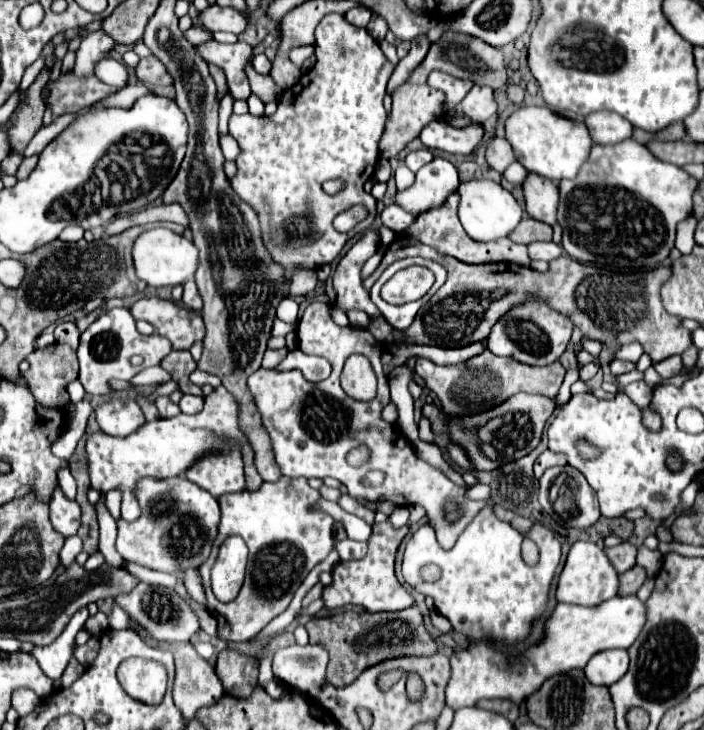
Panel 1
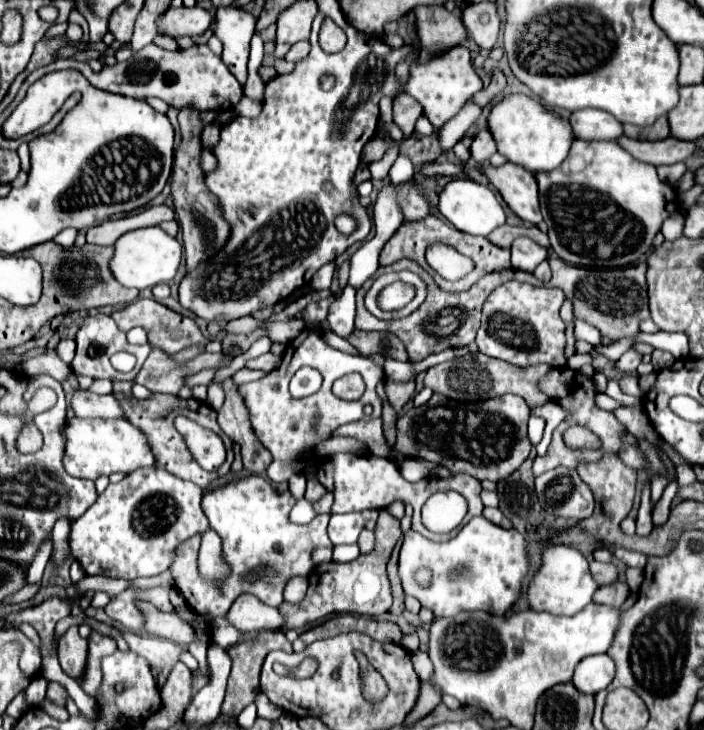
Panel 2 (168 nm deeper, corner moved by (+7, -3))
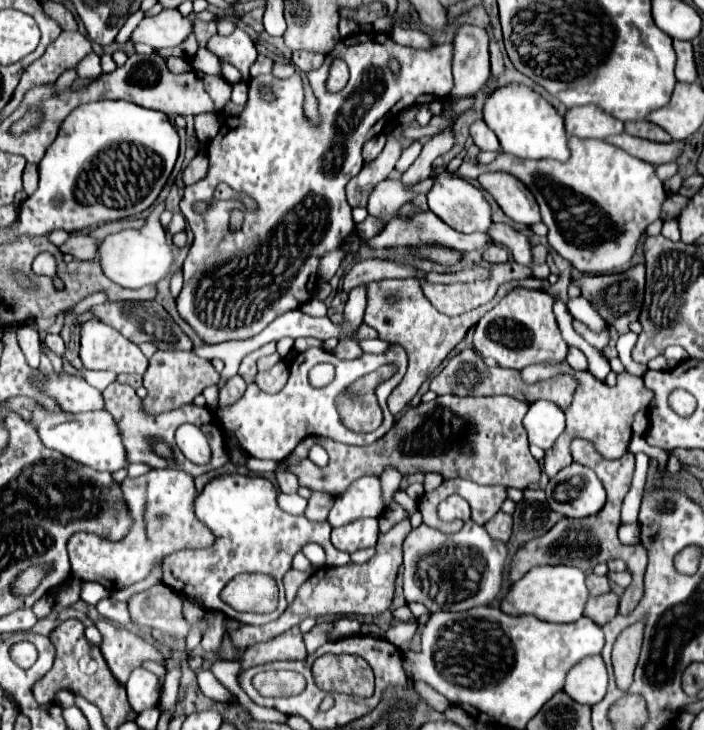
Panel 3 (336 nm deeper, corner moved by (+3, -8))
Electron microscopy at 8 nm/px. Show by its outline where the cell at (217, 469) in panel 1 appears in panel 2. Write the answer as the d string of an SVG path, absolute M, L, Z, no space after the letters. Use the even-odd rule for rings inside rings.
M156 393L156 395L154 395L152 399L148 399L148 401L128 399L128 397L122 397L122 395L116 395L116 397L120 399L120 403L124 403L124 413L126 413L126 417L130 419L130 423L136 425L136 427L140 427L140 429L148 435L148 441L152 443L152 451L156 451L156 461L158 461L158 465L160 465L162 469L170 471L172 475L176 475L176 477L180 477L180 479L192 481L192 483L196 483L196 485L202 487L202 489L210 487L210 483L214 483L216 479L224 477L224 475L230 471L230 465L232 465L232 461L234 461L234 451L232 451L232 445L234 445L234 443L232 443L232 439L220 429L220 425L218 425L218 421L216 421L216 411L214 411L208 403L202 403L202 401L196 401L196 399L178 399L176 395L162 395L162 393ZM178 415L184 415L184 417L196 421L198 425L208 427L210 431L218 433L218 435L224 439L224 445L226 445L226 451L228 451L228 459L226 459L226 463L224 463L218 471L212 471L212 473L210 473L210 471L204 471L204 469L196 463L196 459L192 457L192 453L190 453L190 449L188 449L184 437L182 437L182 435L176 431L176 427L174 427L174 419L176 419Z

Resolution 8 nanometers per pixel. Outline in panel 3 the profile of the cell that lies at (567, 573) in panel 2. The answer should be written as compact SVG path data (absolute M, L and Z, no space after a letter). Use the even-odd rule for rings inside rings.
M538 566L524 574L512 584L508 594L500 602L500 610L510 616L534 614L548 622L574 622L582 616L584 604L588 600L588 588L584 584L586 574L574 566Z

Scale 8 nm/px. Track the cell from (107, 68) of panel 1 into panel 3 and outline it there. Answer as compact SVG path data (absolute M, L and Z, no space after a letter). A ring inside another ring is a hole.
M90 52L88 56L84 56L84 60L80 60L80 64L76 64L76 74L78 78L96 78L102 74L102 68L100 68L100 58Z

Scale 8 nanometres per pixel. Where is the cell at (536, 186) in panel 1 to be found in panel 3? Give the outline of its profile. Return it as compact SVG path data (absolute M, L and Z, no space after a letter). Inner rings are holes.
M488 172L480 174L478 182L514 222L522 222L526 226L540 222L538 204L528 196L524 184L514 176L504 172Z

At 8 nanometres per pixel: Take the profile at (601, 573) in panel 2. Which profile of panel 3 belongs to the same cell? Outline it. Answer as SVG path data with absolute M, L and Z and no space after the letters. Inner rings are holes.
M588 574L588 576L586 576L586 586L588 586L588 592L590 592L590 596L602 596L602 594L610 592L608 578L606 578L606 576Z

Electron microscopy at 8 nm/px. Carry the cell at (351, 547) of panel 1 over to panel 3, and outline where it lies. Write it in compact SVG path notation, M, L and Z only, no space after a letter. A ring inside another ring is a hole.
M308 542L304 548L302 548L302 554L316 566L324 566L324 550L314 544L314 542Z

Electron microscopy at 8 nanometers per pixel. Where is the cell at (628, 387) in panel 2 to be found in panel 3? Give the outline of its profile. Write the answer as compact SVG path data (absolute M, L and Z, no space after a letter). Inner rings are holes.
M558 362L558 364L534 364L522 370L524 382L536 382L536 380L546 380L552 378L556 374L570 374L578 380L578 392L574 394L572 406L566 410L566 430L558 436L558 440L554 442L554 446L546 452L544 458L544 472L552 478L556 476L558 470L566 468L568 464L572 464L572 454L570 454L570 442L574 438L584 438L590 440L594 444L596 450L600 450L600 454L604 454L606 458L620 458L626 454L630 438L632 438L632 422L634 422L634 414L638 410L646 410L654 392L648 390L642 382L642 378L632 376L628 372L618 374L618 382L616 386L606 386L604 382L596 380L588 370L584 372L576 372L572 370L566 362Z

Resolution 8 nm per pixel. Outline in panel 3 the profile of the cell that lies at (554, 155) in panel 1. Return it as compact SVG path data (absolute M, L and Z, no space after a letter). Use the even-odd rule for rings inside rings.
M506 84L494 90L486 98L482 112L484 112L484 122L498 136L504 152L520 158L534 158L534 160L542 160L542 158L554 158L560 162L568 160L570 150L566 146L568 136L564 130L562 116L532 88L520 84Z

